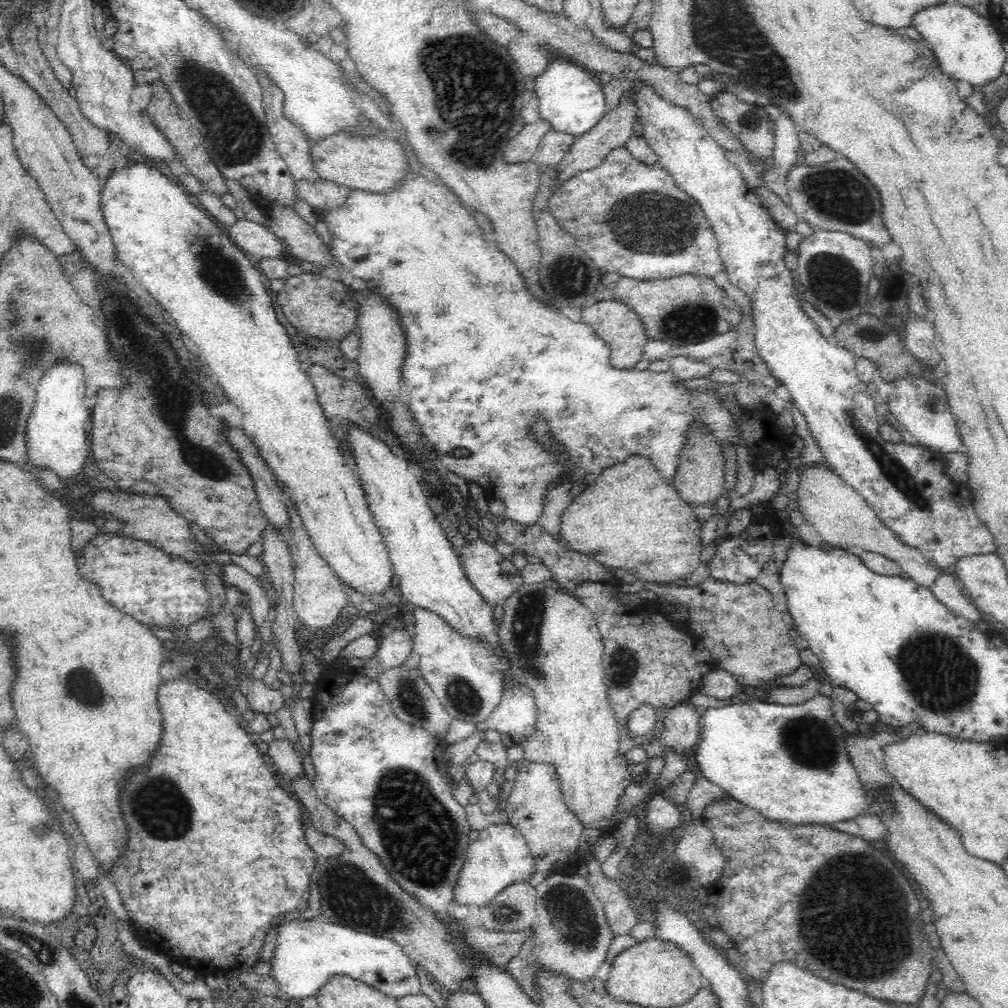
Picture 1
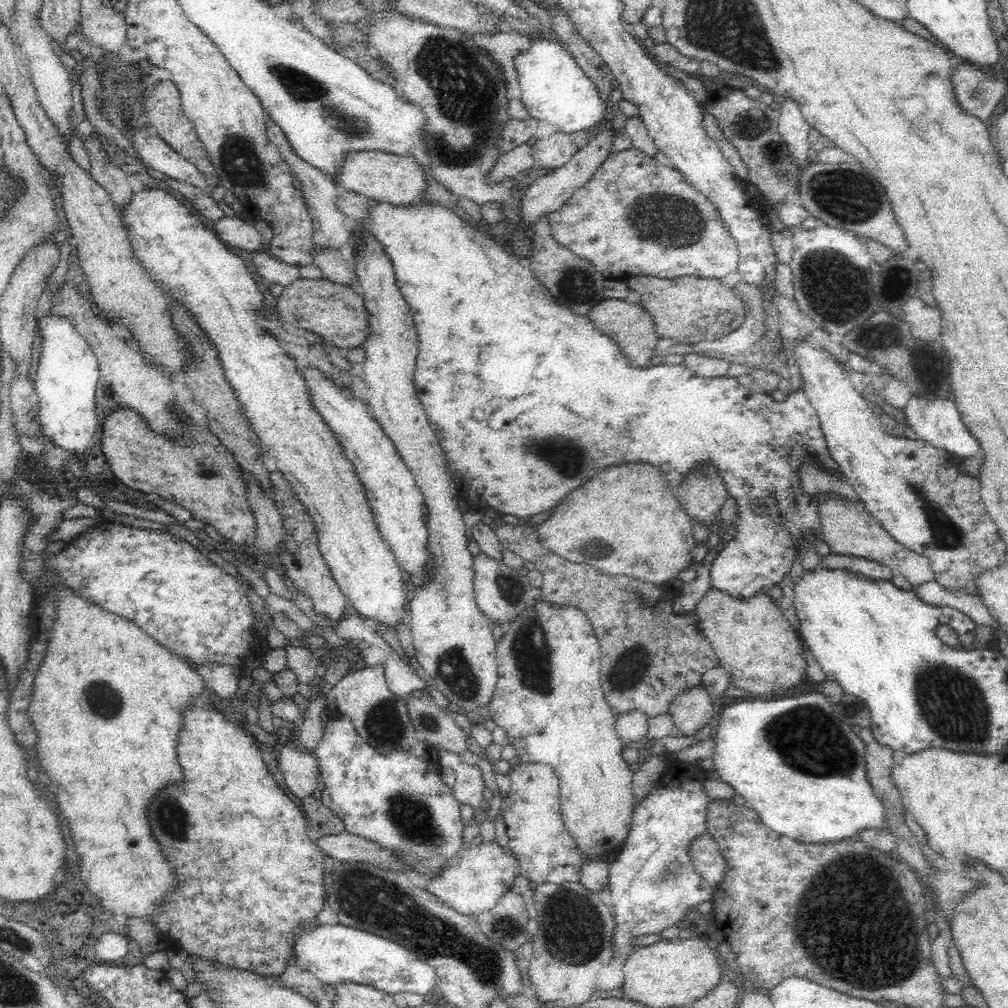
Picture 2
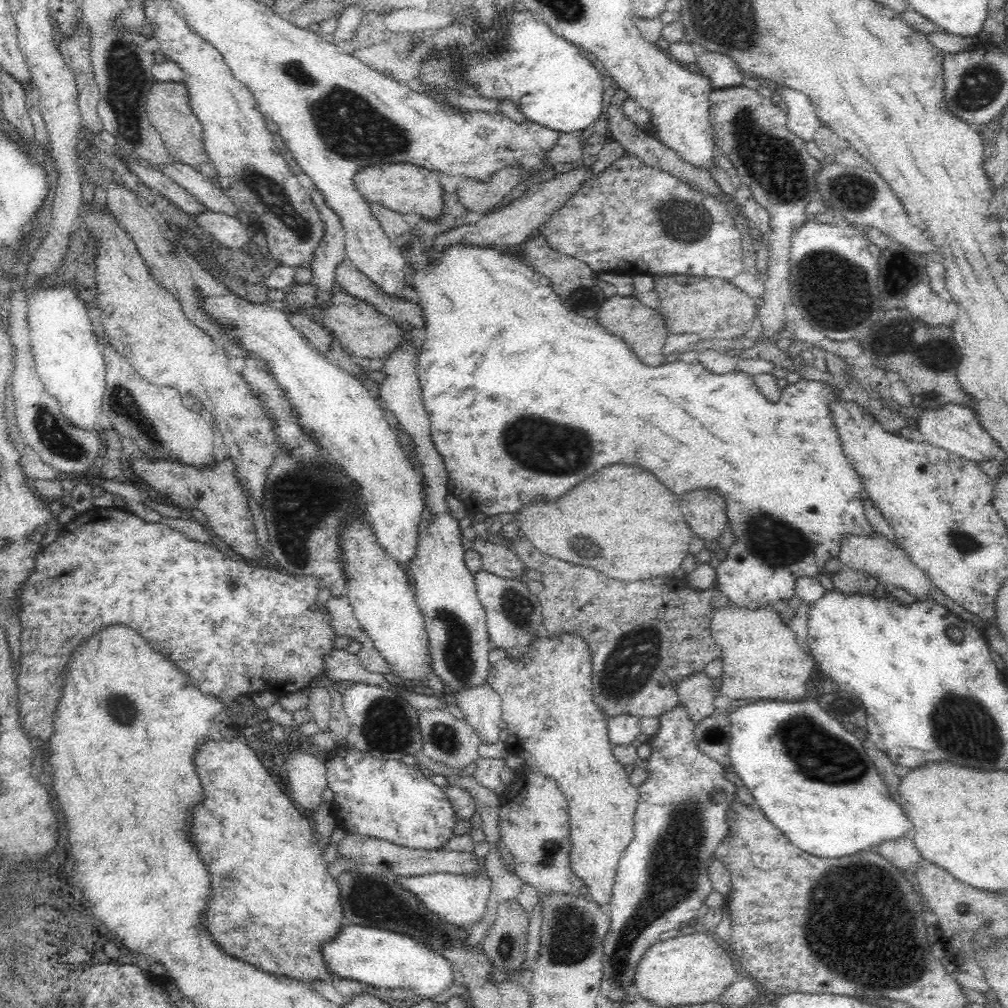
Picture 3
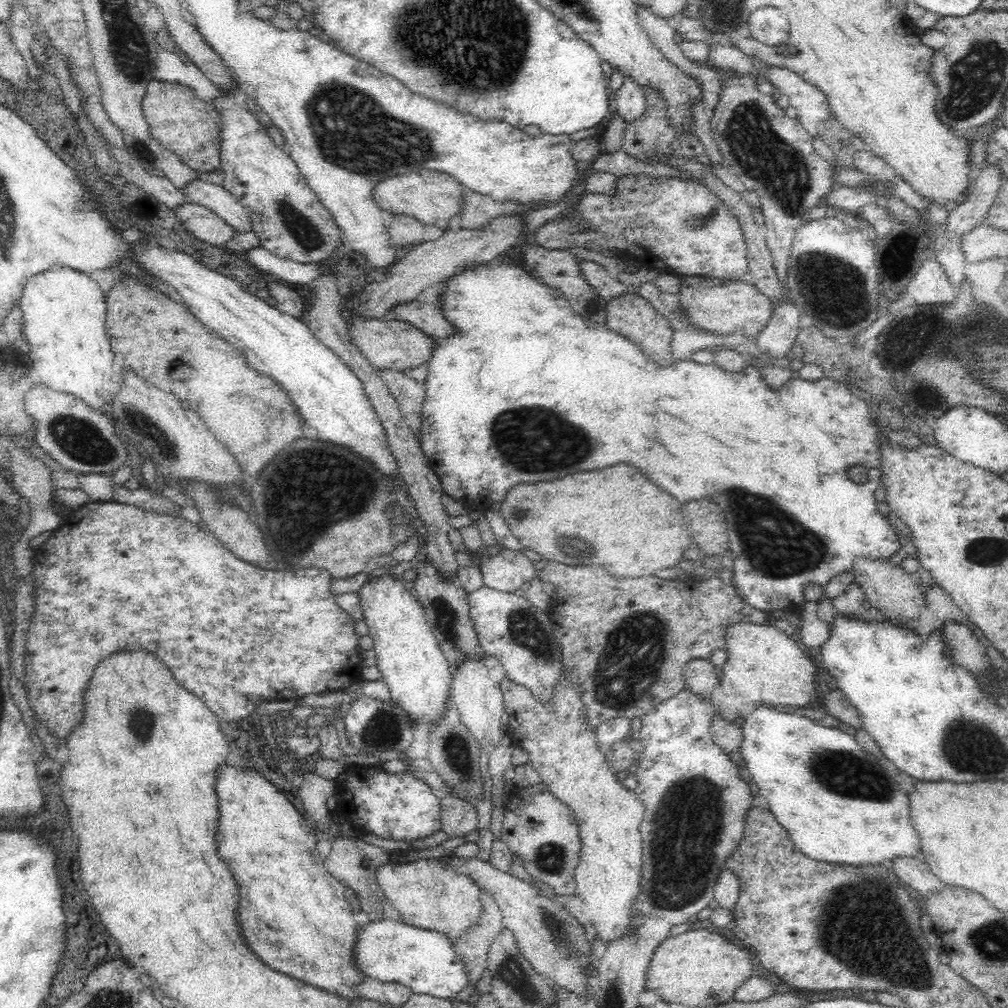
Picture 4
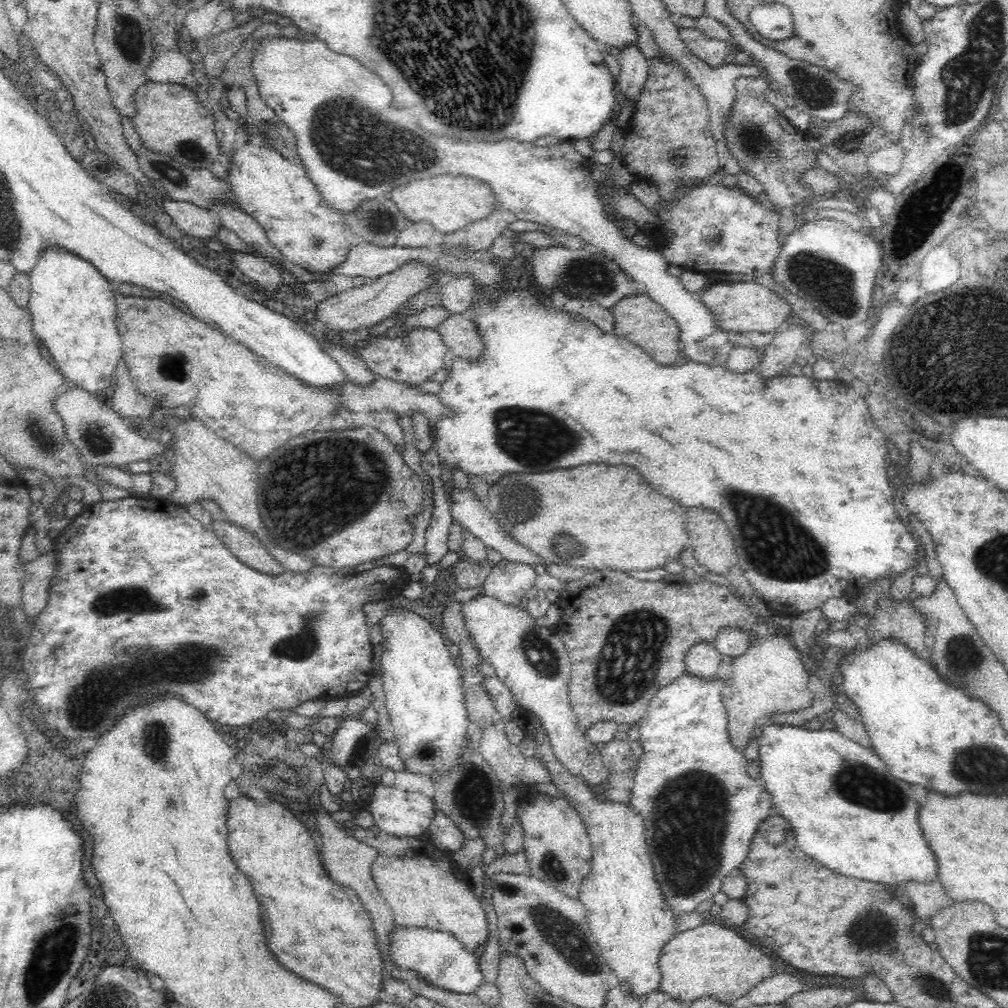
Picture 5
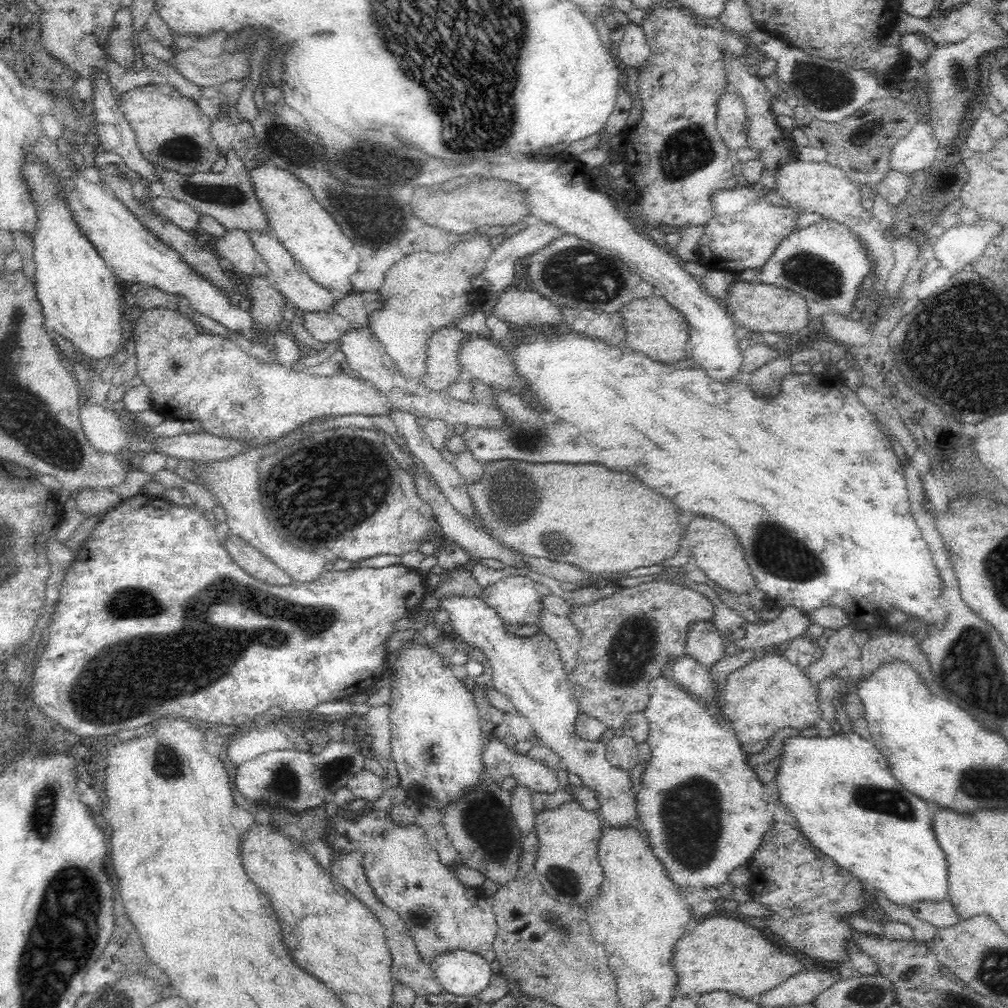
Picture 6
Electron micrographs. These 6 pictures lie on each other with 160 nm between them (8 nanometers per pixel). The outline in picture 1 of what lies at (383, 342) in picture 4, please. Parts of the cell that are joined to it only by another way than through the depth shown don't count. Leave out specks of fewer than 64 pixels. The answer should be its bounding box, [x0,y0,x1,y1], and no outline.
[277,272,360,343]

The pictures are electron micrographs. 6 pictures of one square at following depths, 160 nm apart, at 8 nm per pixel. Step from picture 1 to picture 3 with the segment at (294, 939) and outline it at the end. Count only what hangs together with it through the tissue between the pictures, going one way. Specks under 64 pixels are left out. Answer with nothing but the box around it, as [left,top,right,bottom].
[321,924,456,999]

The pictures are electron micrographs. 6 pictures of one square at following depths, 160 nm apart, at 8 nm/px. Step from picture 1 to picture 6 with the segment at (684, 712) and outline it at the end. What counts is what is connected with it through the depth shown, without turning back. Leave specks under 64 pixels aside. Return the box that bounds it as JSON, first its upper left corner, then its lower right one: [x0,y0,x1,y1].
[685,620,724,668]

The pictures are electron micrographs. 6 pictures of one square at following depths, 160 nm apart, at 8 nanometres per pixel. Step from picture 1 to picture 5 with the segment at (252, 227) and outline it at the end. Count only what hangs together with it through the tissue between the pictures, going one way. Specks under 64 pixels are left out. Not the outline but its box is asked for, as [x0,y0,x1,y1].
[159,196,221,241]

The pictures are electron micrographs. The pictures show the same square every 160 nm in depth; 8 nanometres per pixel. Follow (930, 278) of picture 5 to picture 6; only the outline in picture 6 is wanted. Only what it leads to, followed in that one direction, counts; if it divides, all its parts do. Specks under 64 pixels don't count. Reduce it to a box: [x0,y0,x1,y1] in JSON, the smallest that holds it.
[930,214,1004,272]

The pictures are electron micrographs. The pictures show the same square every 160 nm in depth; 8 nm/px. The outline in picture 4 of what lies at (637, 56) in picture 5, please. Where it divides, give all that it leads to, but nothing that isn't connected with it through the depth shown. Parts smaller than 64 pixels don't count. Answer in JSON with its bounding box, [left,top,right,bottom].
[612,76,645,124]

